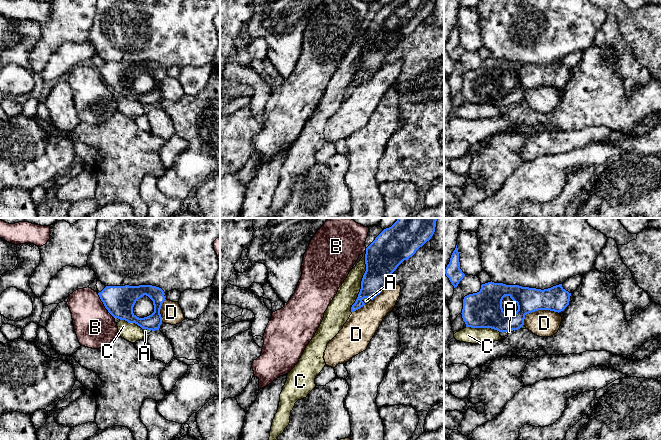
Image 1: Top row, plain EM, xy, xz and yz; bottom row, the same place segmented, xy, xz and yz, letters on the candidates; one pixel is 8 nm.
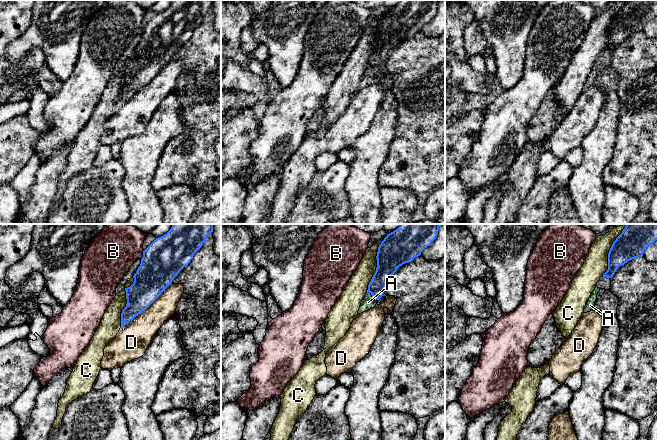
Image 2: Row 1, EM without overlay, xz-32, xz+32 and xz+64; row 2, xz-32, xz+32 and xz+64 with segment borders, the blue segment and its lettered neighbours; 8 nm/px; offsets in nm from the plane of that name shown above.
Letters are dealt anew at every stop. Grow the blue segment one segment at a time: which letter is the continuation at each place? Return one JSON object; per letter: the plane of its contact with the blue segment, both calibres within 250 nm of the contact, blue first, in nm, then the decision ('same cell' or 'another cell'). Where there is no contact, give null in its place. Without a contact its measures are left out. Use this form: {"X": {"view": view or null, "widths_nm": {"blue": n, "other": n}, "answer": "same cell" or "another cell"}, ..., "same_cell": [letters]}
{"A": {"view": "xz", "widths_nm": {"blue": 200, "other": 50}, "answer": "same cell"}, "B": {"view": "xy", "widths_nm": {"blue": 240, "other": 320}, "answer": "another cell"}, "C": {"view": "xz", "widths_nm": {"blue": 280, "other": 160}, "answer": "another cell"}, "D": {"view": "yz", "widths_nm": {"blue": 200, "other": 220}, "answer": "another cell"}, "same_cell": ["A"]}

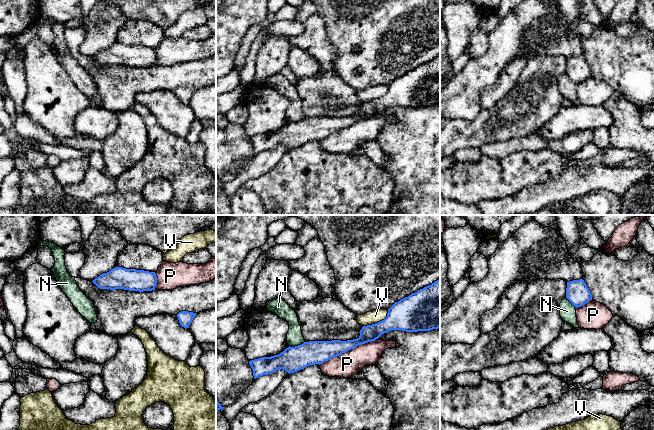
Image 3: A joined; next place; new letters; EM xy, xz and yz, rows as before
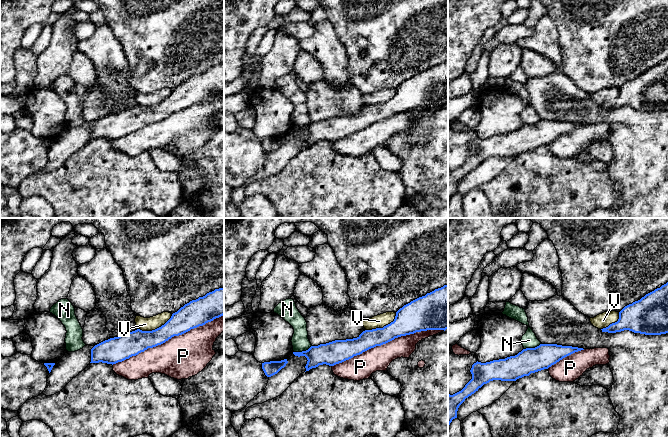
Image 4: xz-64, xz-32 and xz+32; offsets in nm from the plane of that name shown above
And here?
{"N": {"view": "xz", "widths_nm": {"blue": 200, "other": 130}, "answer": "another cell"}, "P": {"view": "xz", "widths_nm": {"blue": 190, "other": 190}, "answer": "another cell"}, "V": {"view": "xz", "widths_nm": {"blue": 260, "other": 110}, "answer": "another cell"}, "same_cell": []}

